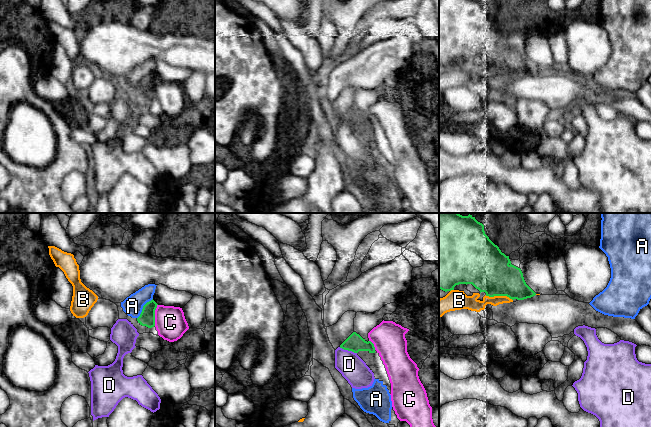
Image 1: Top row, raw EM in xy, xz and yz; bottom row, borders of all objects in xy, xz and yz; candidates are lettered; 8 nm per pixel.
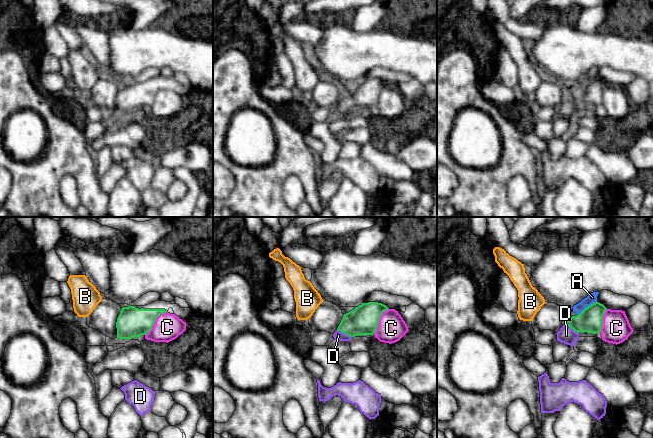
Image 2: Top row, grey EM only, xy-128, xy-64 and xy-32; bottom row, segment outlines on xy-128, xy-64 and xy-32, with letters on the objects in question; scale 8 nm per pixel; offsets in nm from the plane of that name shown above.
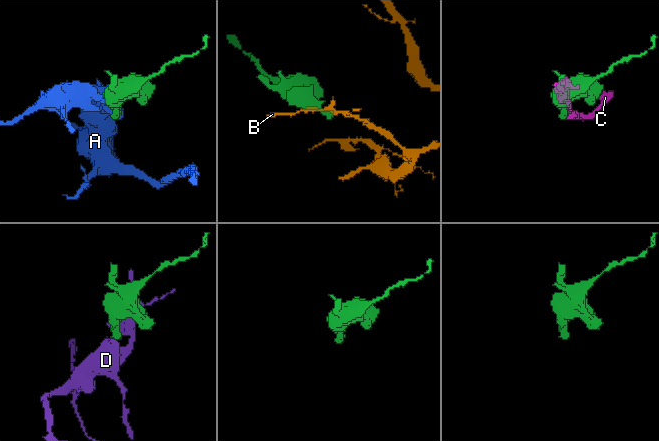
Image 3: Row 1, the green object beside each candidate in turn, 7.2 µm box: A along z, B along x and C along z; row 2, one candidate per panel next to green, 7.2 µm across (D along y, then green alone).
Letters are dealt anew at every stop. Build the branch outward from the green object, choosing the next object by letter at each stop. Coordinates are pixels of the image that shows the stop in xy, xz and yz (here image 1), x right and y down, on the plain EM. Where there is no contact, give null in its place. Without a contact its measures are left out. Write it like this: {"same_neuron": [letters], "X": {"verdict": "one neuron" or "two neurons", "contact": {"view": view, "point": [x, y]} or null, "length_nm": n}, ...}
{"same_neuron": ["D"], "A": {"verdict": "two neurons", "contact": {"view": "xy", "point": [143, 84]}, "length_nm": 200}, "B": {"verdict": "two neurons", "contact": {"view": "yz", "point": [499, 71]}, "length_nm": 220}, "C": {"verdict": "two neurons", "contact": {"view": "xy", "point": [154, 91]}, "length_nm": 180}, "D": {"verdict": "one neuron", "contact": {"view": "xz", "point": [348, 126]}, "length_nm": 150}}

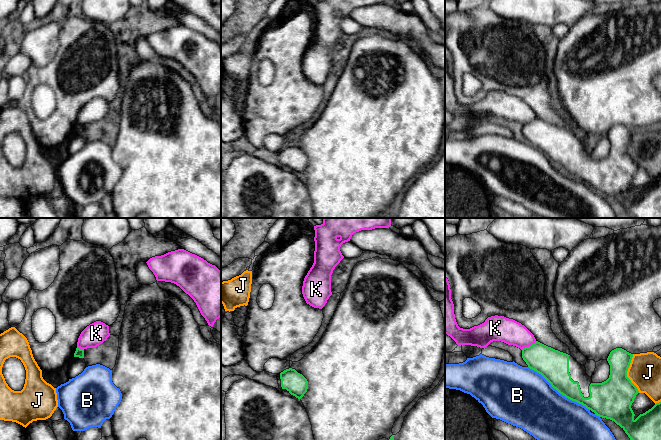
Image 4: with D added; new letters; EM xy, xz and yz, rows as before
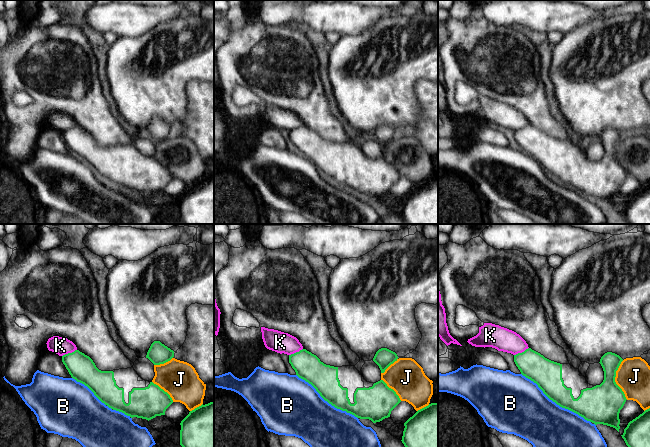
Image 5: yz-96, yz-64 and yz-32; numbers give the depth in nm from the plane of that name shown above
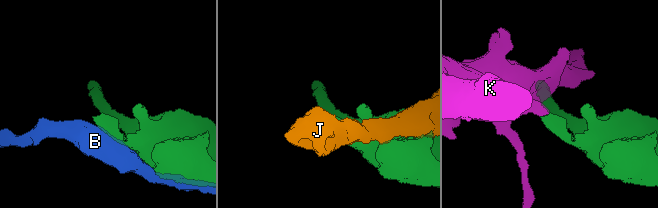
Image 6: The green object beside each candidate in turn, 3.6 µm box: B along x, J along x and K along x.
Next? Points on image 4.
{"same_neuron": [], "B": {"verdict": "two neurons", "contact": {"view": "yz", "point": [559, 168]}, "length_nm": 600}, "J": {"verdict": "two neurons", "contact": {"view": "yz", "point": [626, 149]}, "length_nm": 320}, "K": {"verdict": "two neurons", "contact": {"view": "yz", "point": [529, 122]}, "length_nm": 140}}

